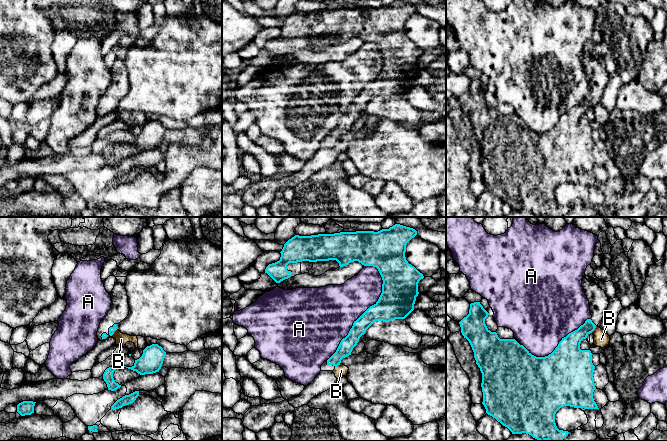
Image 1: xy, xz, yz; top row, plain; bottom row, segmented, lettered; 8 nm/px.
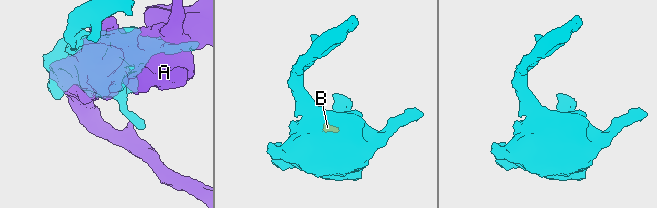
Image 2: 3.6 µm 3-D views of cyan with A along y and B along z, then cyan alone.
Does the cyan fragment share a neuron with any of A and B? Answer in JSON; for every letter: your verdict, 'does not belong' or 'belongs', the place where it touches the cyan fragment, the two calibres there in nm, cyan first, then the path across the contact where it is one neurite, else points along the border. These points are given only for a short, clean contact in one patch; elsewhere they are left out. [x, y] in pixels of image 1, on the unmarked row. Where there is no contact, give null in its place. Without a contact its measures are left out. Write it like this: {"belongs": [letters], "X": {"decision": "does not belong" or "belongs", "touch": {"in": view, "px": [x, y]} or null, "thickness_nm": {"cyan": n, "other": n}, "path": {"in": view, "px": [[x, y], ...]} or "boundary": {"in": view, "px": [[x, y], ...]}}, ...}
{"belongs": [], "A": {"decision": "does not belong", "touch": {"in": "xz", "px": [363, 89]}, "thickness_nm": {"cyan": 240, "other": 400}}, "B": {"decision": "does not belong", "touch": {"in": "xy", "px": [114, 107]}, "thickness_nm": {"cyan": 50, "other": 100}, "boundary": {"in": "xy", "px": [[116, 105], [111, 111]]}}}

